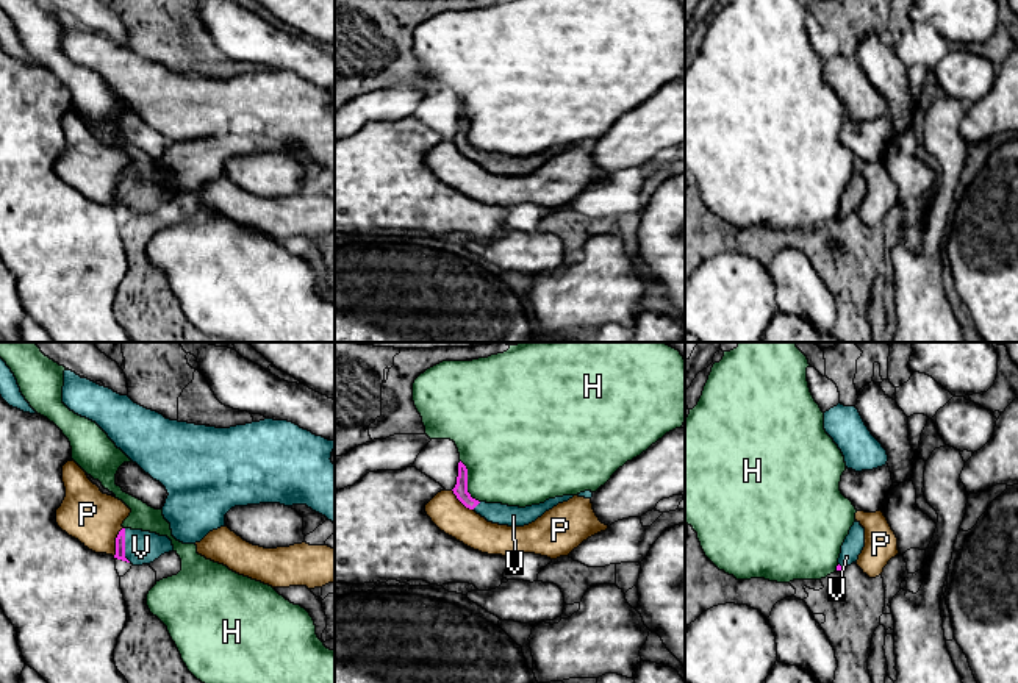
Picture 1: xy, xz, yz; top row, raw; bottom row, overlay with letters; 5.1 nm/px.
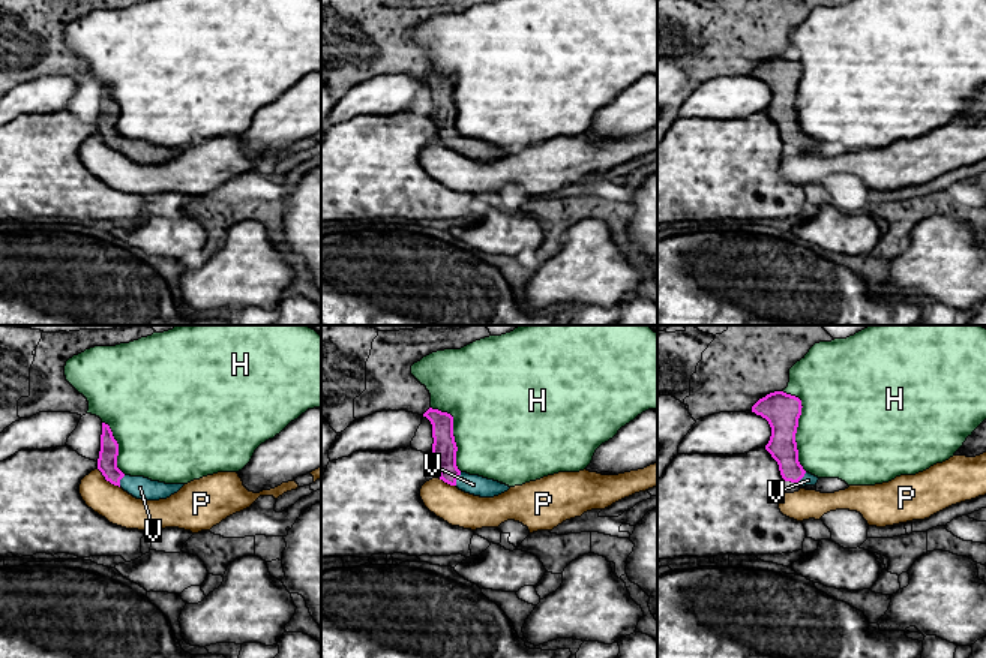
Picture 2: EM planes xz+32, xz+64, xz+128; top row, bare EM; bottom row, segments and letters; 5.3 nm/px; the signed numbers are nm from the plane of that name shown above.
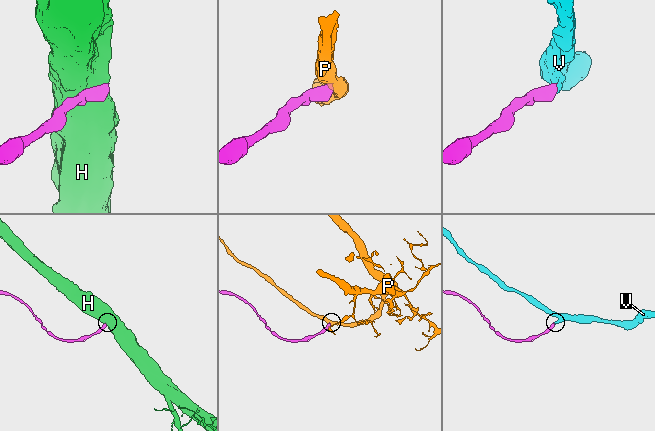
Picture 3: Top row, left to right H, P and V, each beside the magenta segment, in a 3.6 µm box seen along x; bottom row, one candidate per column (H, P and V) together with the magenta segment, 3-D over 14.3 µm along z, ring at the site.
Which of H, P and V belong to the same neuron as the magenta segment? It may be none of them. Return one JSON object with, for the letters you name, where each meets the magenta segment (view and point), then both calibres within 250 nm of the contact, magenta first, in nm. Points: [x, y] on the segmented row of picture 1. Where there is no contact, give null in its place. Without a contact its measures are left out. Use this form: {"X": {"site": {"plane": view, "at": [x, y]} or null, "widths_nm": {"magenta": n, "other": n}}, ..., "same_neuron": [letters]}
{"V": {"site": {"plane": "xy", "at": [124, 546]}, "widths_nm": {"magenta": 50, "other": 180}}, "same_neuron": ["V"]}

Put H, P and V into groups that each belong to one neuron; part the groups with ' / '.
H / P / V

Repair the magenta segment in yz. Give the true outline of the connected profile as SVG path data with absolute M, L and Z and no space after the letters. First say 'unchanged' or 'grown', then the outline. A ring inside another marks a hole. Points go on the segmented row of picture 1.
grown | M855 520L841 545L837 570L841 570L851 566L852 563L857 563L863 547L865 547L865 528L860 525L860 522Z

